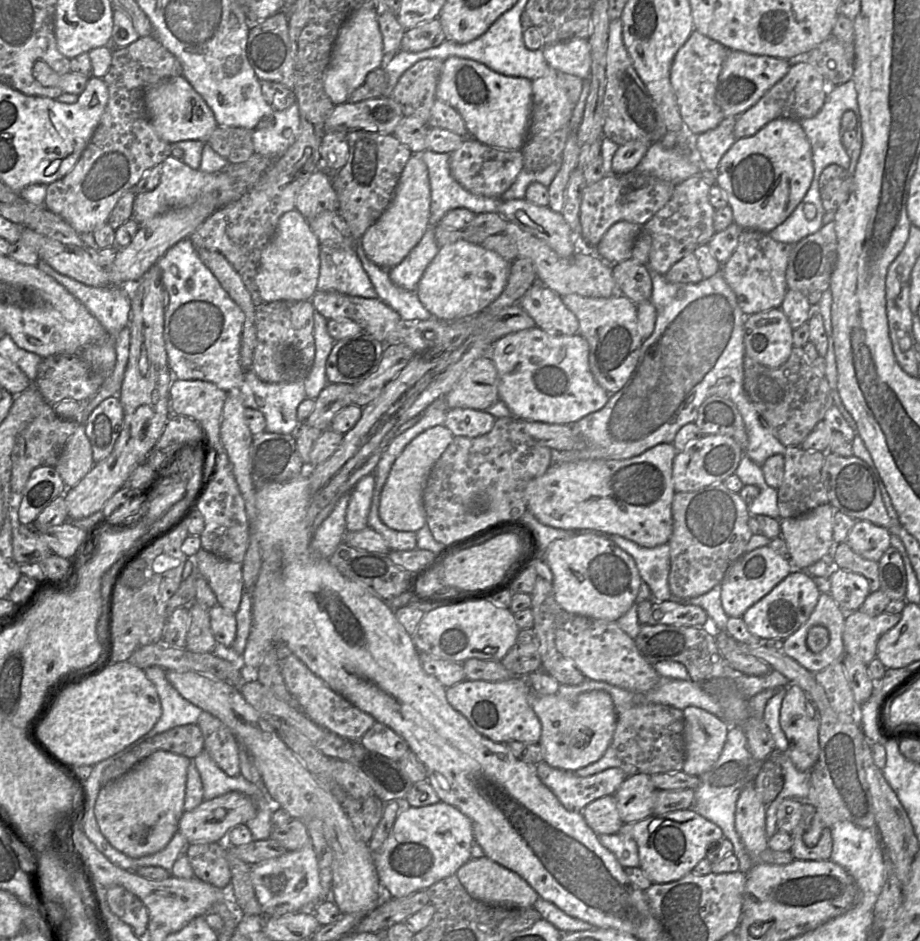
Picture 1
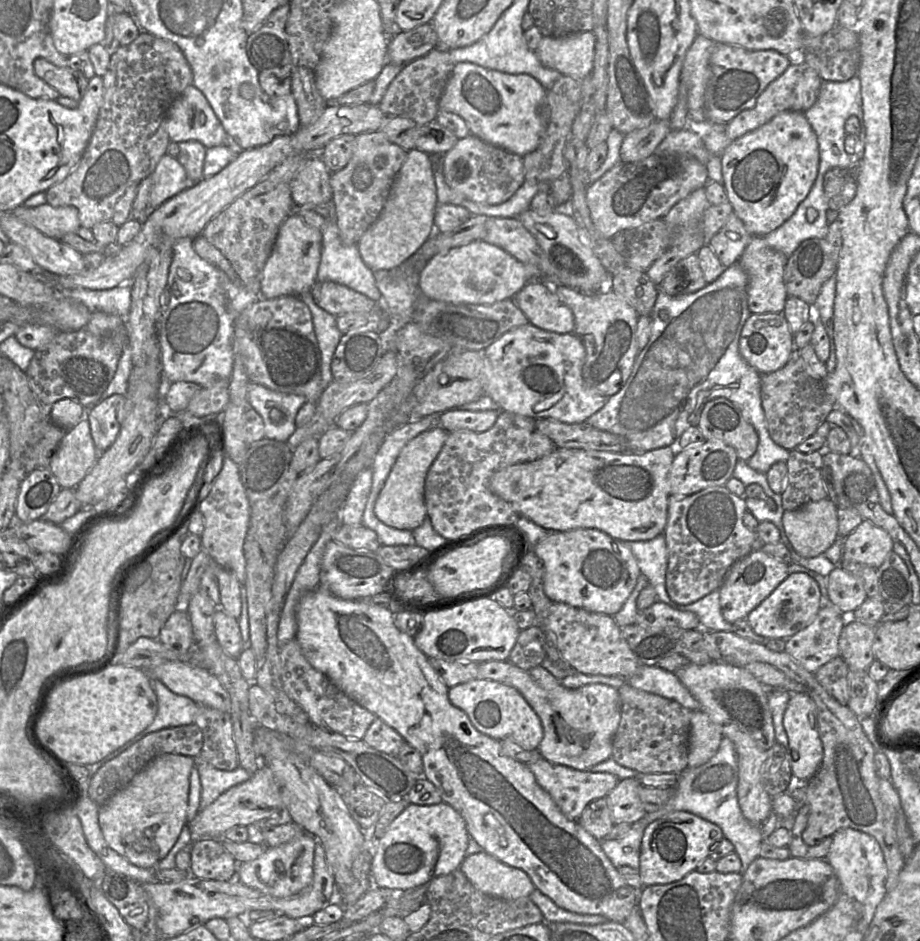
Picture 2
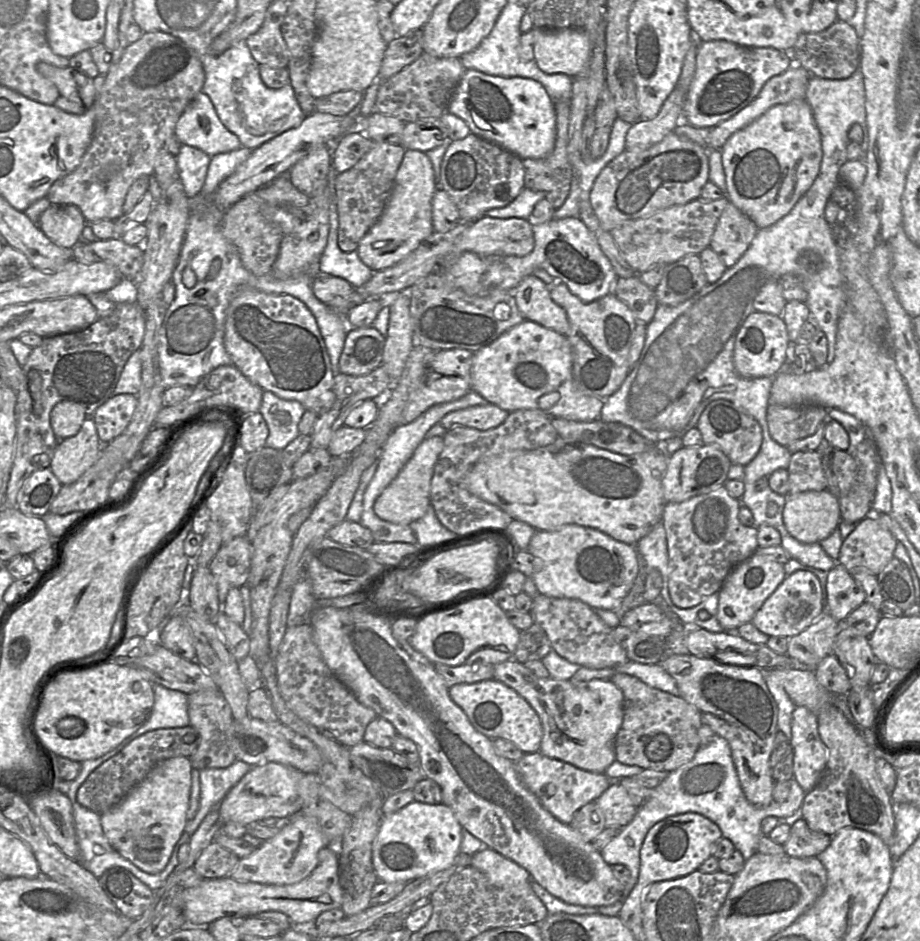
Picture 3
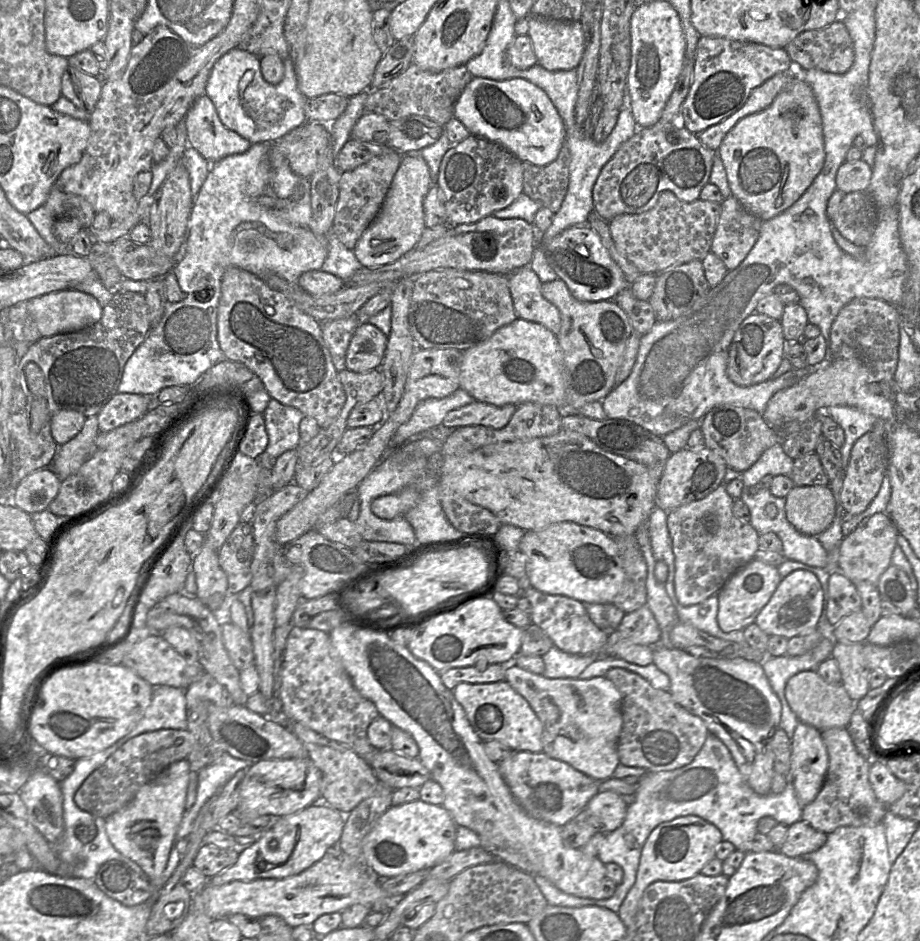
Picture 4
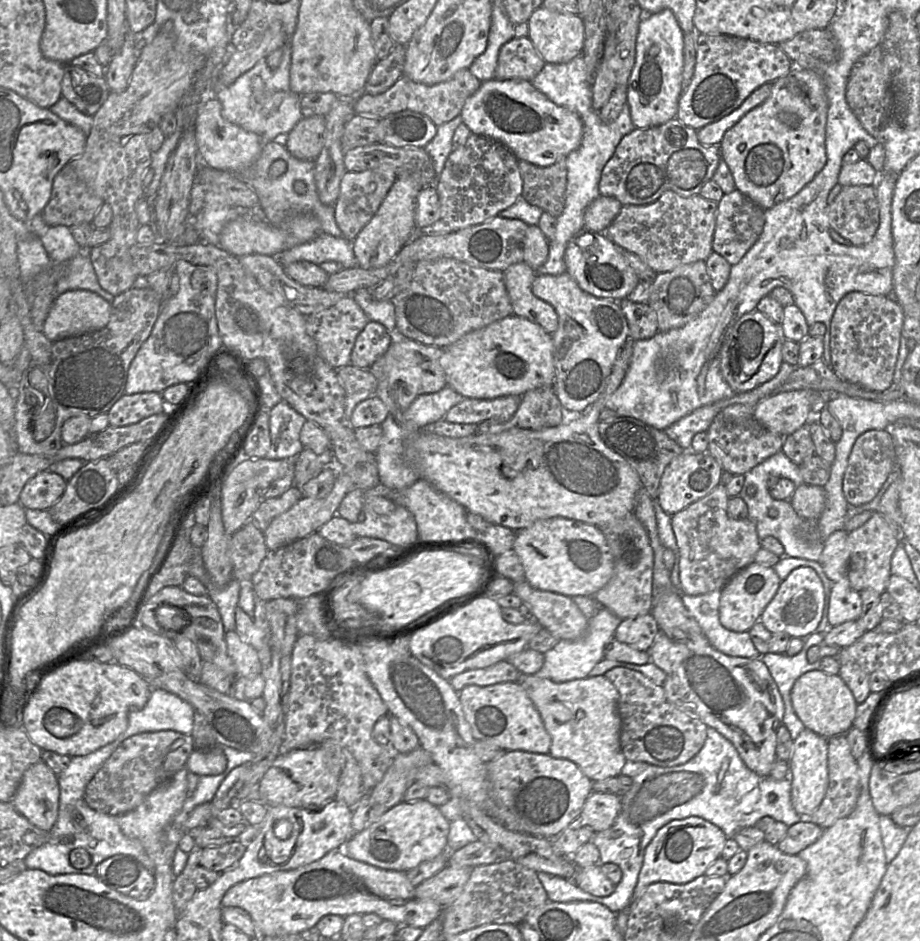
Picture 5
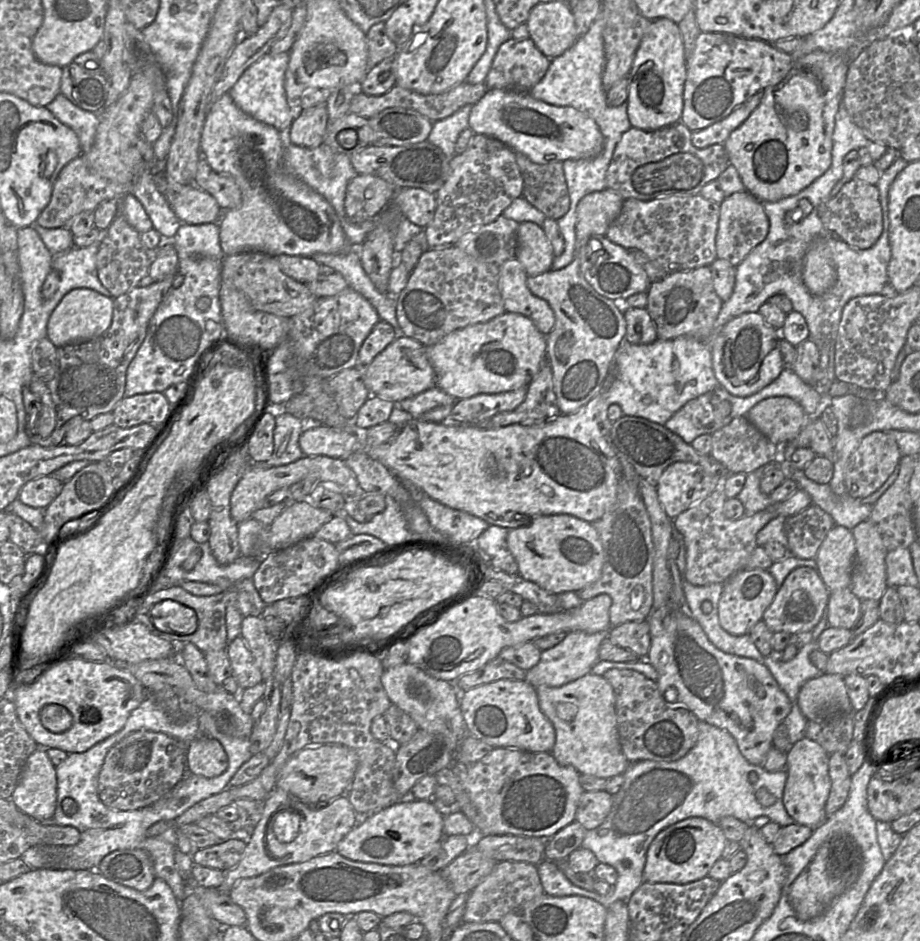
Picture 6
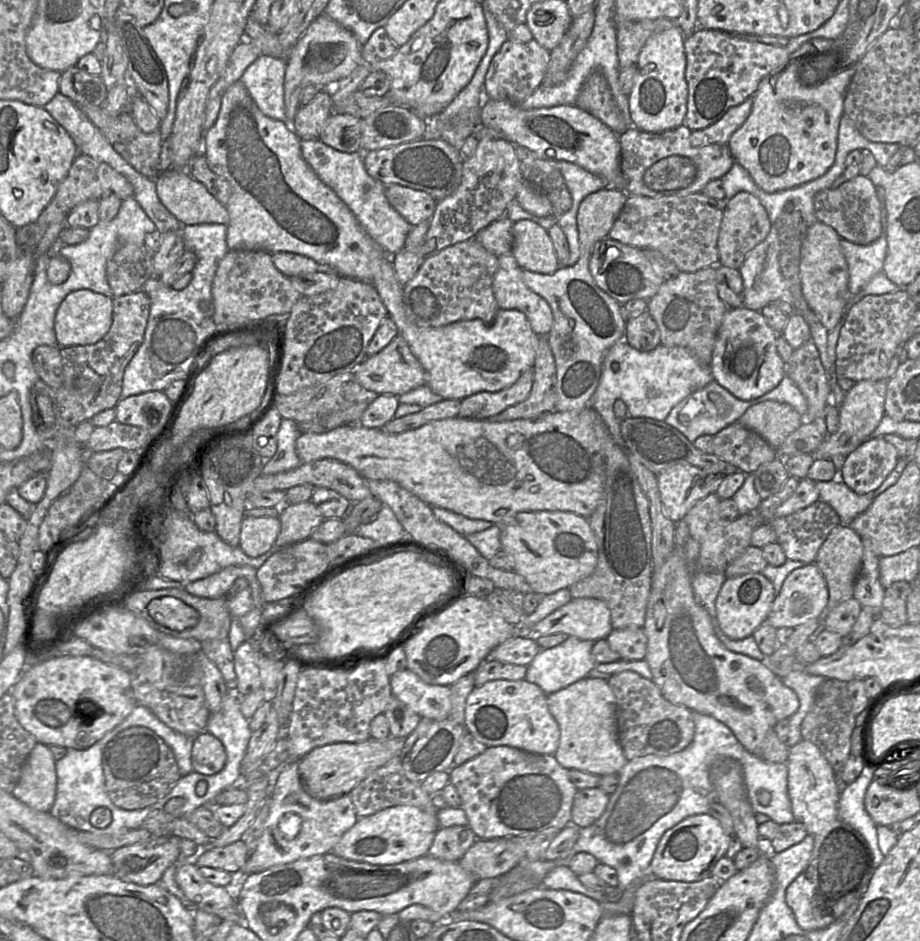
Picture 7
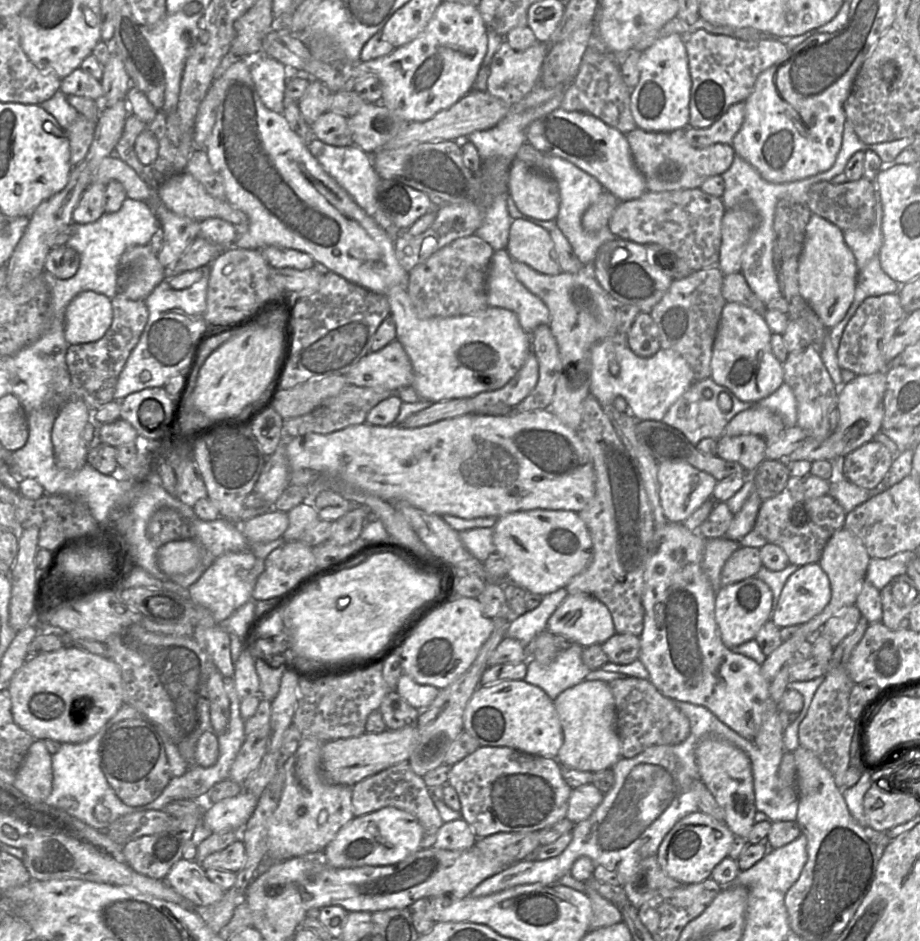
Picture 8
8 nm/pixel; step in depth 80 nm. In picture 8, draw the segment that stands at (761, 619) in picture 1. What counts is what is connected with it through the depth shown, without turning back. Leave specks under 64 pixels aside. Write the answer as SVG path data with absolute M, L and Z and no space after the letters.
M819 563L806 564L788 577L770 619L778 628L802 625L818 615L830 599L827 574Z

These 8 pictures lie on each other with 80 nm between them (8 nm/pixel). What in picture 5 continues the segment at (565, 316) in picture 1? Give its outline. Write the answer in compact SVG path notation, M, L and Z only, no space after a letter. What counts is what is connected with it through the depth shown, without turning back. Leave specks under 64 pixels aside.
M520 262L510 265L503 274L513 315L524 317L553 334L558 328L558 315L549 303L532 292L537 272L525 262Z

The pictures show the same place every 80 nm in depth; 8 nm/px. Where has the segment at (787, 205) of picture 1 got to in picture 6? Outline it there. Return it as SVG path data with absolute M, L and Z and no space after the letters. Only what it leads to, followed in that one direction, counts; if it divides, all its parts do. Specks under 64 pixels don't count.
M816 50L794 59L784 79L763 90L758 107L724 142L729 162L737 169L746 191L760 201L776 202L799 193L828 170L836 114L842 104L850 62L841 53Z

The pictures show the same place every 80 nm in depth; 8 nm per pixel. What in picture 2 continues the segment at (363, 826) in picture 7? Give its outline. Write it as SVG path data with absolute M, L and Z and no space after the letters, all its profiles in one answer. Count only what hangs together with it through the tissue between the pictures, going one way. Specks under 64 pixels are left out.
M409 803L382 837L374 841L371 864L373 884L388 892L427 885L433 879L460 867L467 856L469 839L464 818L448 803Z

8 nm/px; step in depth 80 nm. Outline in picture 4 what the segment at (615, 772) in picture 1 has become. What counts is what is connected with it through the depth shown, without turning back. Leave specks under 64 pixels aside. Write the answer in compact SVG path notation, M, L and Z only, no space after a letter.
M513 752L498 763L500 773L520 807L532 818L564 827L600 792L600 783L543 752Z

